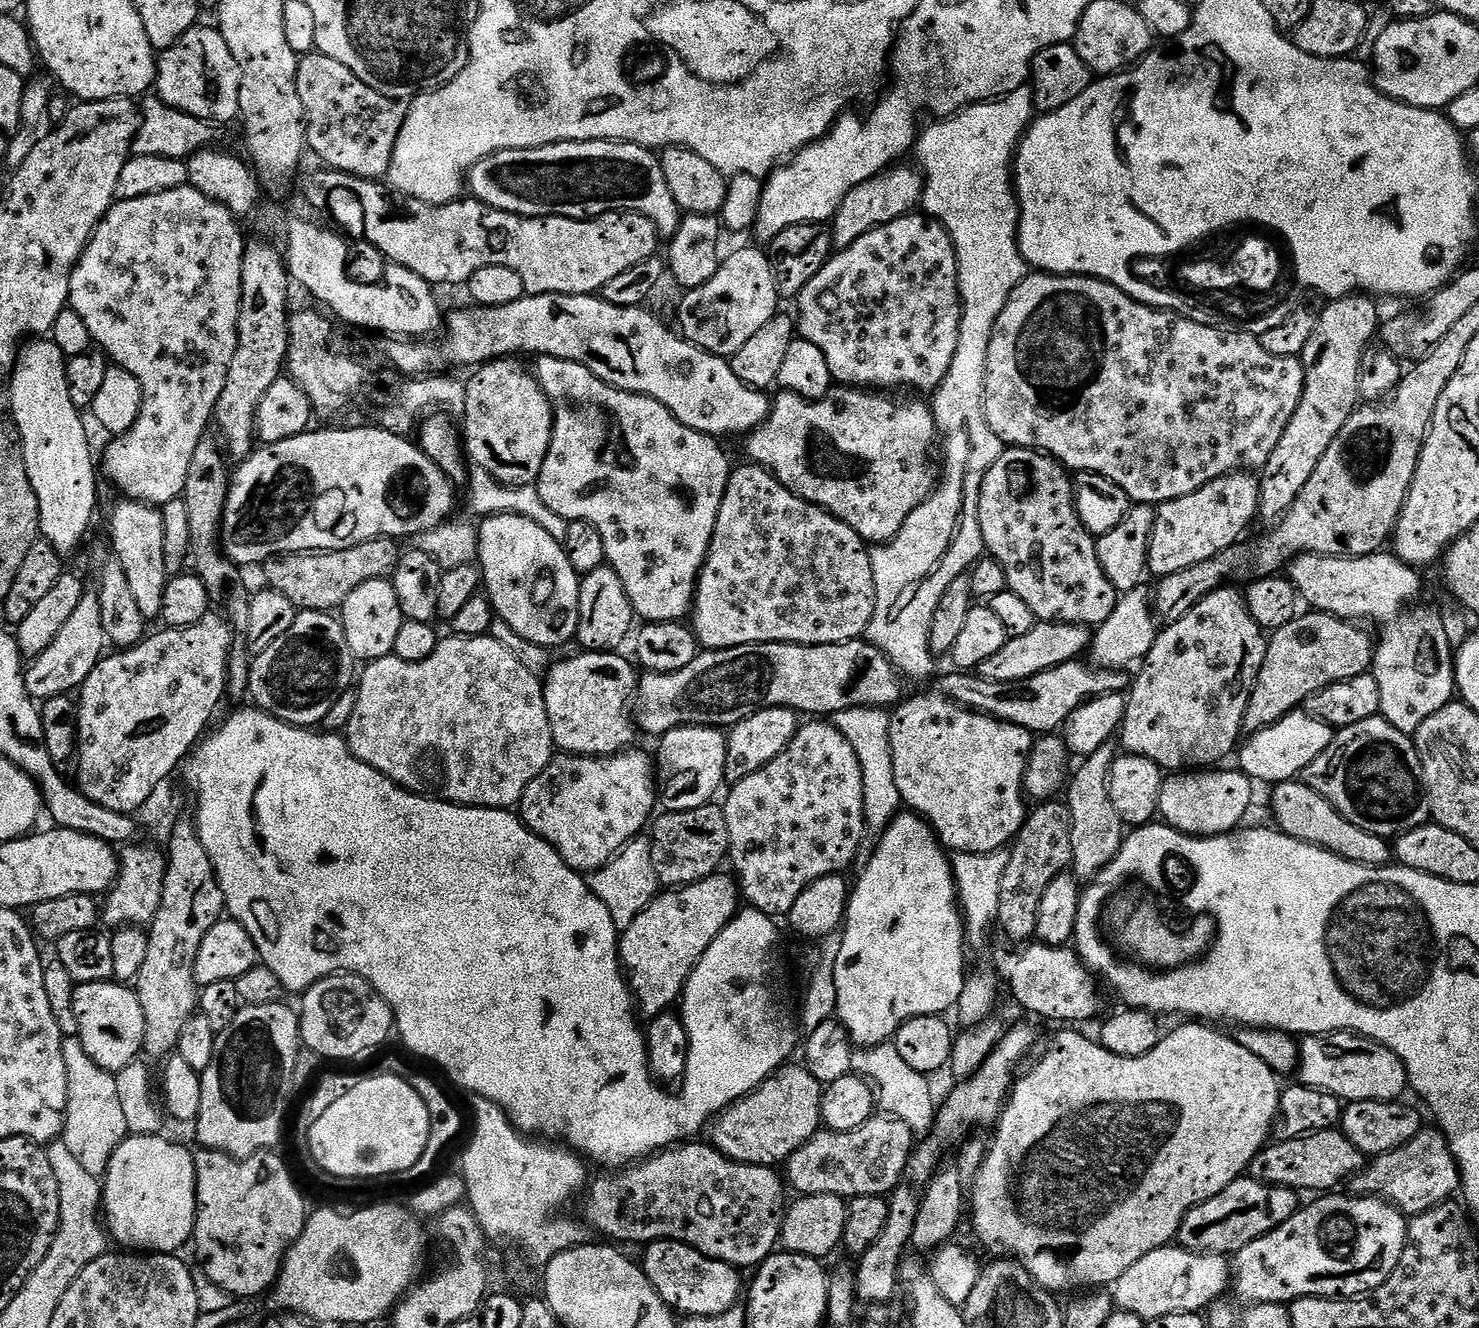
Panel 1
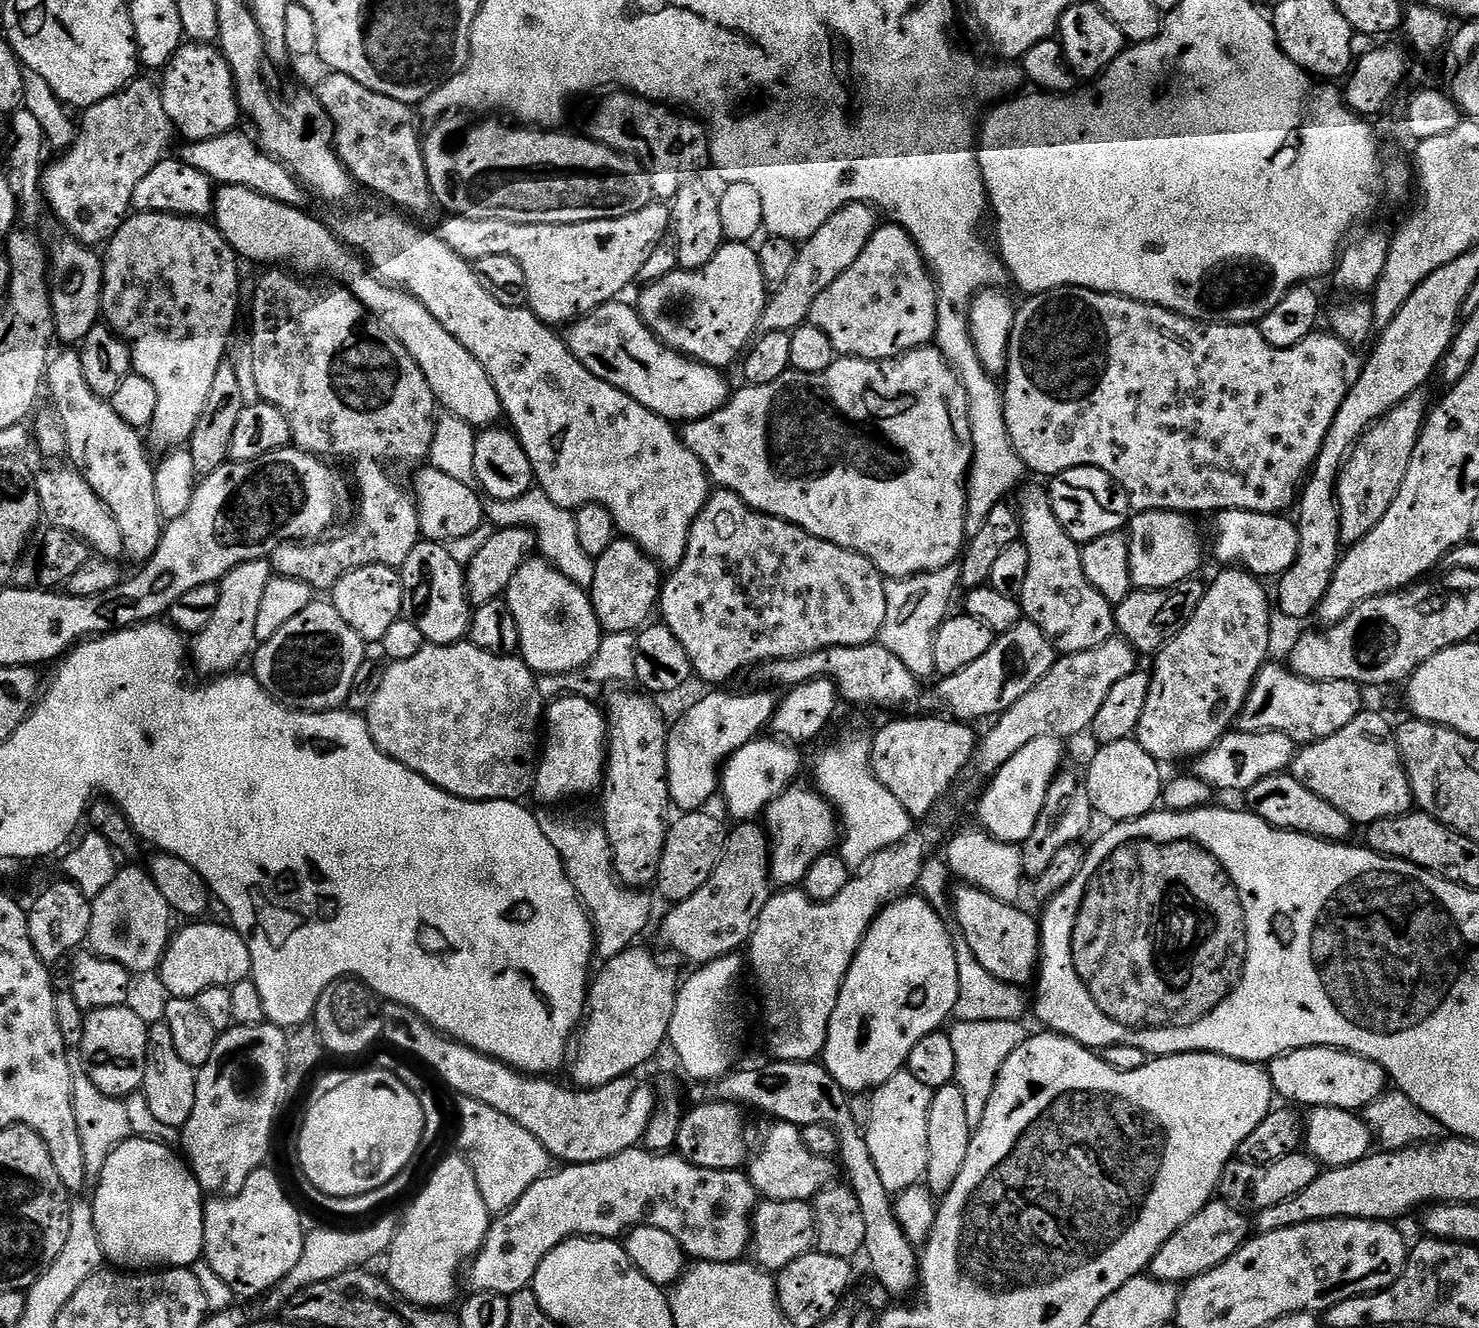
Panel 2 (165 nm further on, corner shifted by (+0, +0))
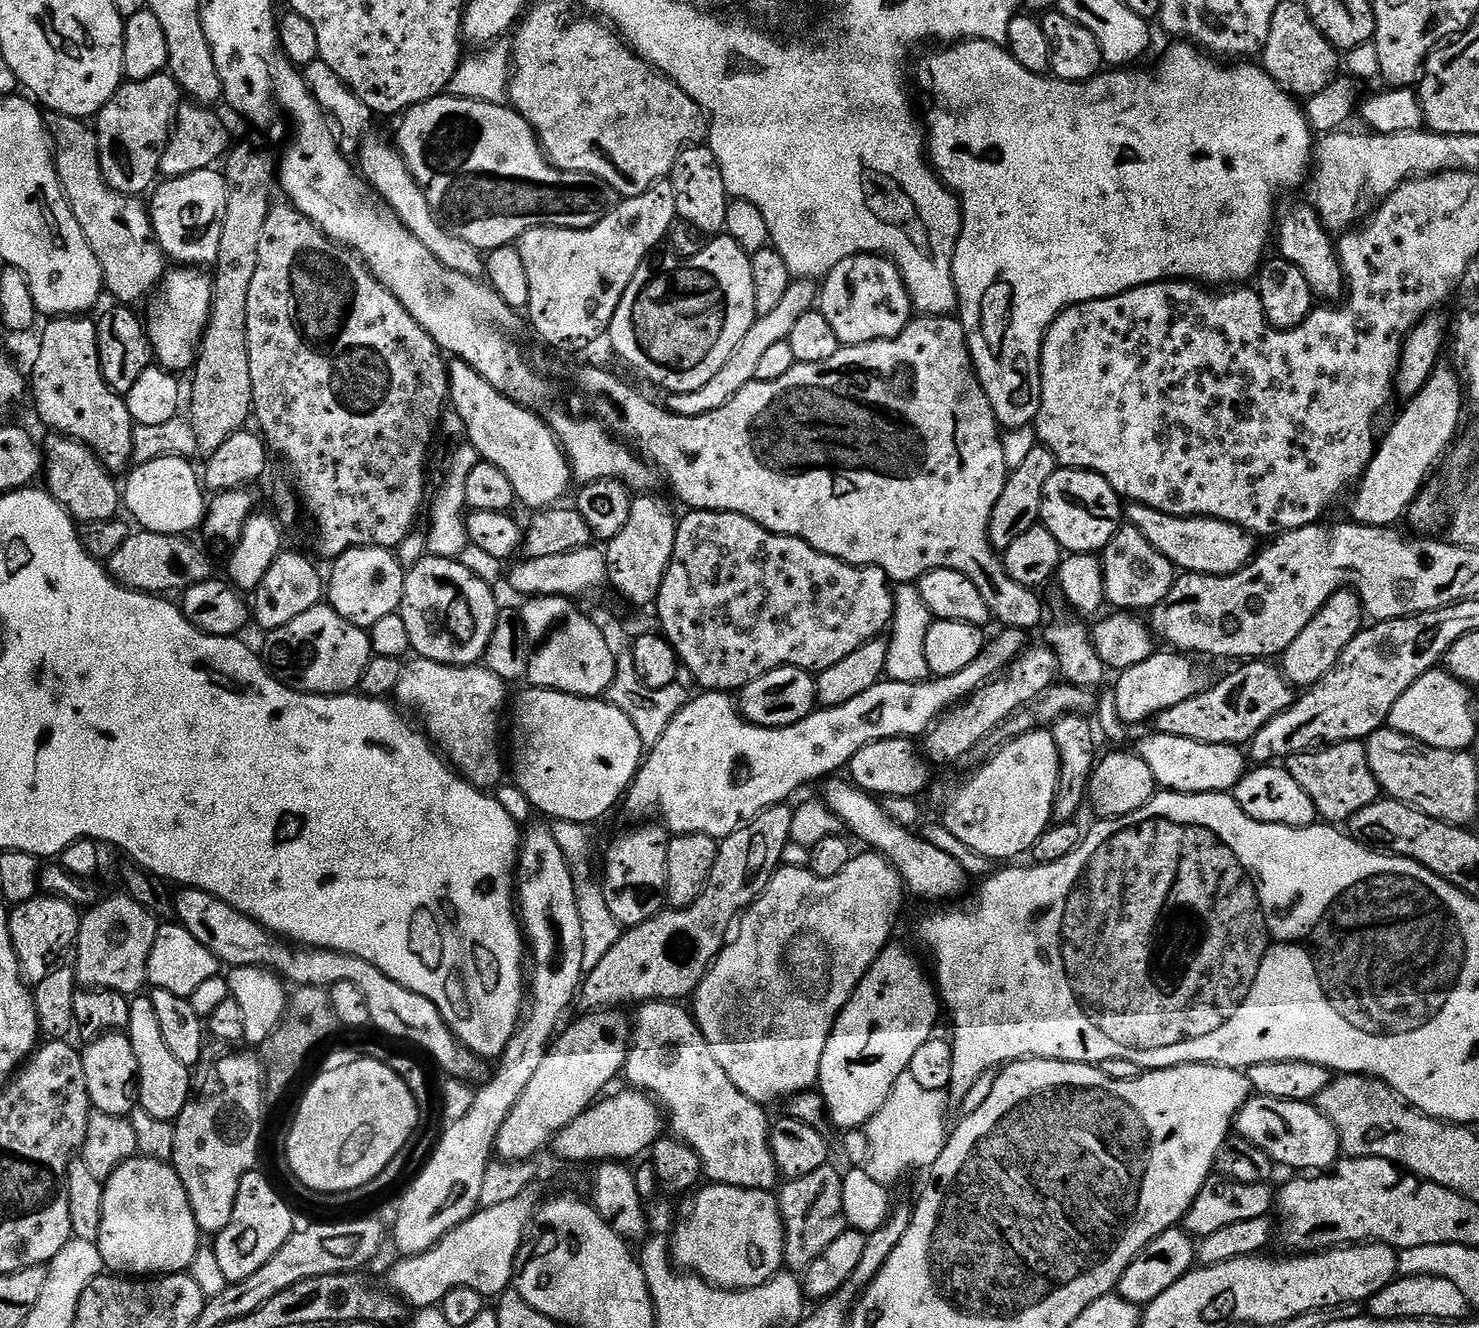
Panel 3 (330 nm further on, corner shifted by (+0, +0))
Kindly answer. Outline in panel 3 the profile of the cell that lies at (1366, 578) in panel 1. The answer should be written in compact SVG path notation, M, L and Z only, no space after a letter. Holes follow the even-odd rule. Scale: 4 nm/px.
M1134 503L1127 505L1126 520L1144 535L1154 550L1161 552L1173 566L1185 573L1228 576L1246 567L1258 551L1257 541L1249 533L1224 520L1209 520L1206 516L1168 516L1145 504Z

